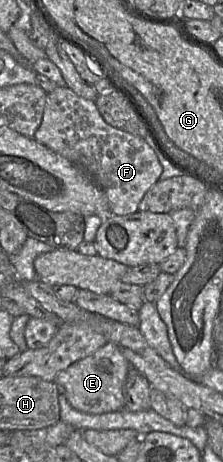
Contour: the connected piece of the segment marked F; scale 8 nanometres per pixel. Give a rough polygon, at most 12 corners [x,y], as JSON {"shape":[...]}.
{"shape":[[67,86],[34,138],[80,167],[113,215],[163,172],[144,139]]}

